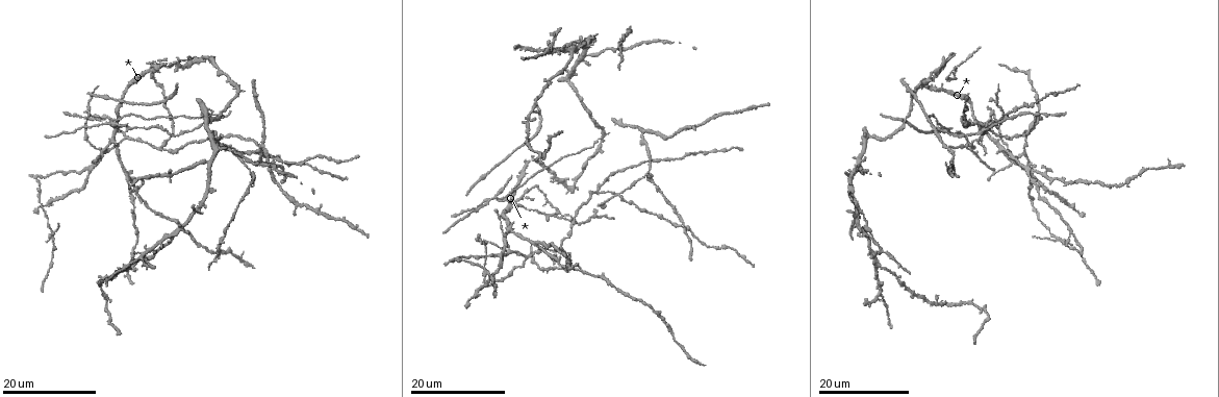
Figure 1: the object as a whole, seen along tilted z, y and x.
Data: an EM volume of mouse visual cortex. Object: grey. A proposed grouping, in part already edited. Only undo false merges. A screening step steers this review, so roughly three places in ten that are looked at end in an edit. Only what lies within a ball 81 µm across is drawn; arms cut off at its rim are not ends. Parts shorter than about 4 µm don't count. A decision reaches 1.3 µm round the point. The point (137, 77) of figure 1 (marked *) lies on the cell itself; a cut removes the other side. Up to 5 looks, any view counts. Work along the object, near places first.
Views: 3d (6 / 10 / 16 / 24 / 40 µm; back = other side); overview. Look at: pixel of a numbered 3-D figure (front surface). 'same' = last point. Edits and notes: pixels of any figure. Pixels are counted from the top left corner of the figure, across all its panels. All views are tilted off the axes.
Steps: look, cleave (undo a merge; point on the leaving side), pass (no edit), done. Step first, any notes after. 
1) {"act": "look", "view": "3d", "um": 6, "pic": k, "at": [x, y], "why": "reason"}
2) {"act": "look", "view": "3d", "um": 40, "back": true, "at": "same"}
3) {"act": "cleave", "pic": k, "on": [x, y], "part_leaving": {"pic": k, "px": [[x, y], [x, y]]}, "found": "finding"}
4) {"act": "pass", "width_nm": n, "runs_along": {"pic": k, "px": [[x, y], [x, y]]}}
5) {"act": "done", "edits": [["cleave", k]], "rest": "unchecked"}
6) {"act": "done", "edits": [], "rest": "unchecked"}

{"act": "look", "view": "3d", "um": 24, "pic": 1, "at": [966, 144], "why": "three-way junction"}

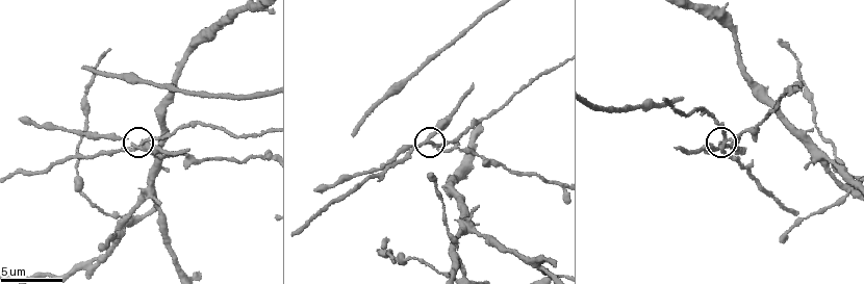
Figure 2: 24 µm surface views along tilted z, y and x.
{"act": "look", "view": "3d", "um": 10, "pic": 2, "at": [427, 136], "why": "closer look"}

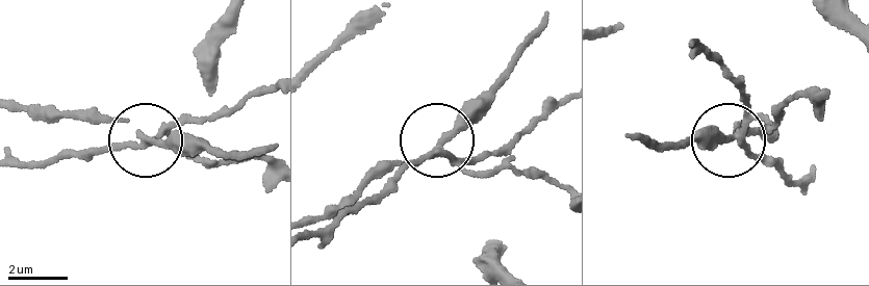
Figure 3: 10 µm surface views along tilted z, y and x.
{"act": "cleave", "pic": 3, "on": [181, 122], "part_leaving": {"pic": 3, "px": [[745, 134], [759, 119], [770, 126], [798, 93], [811, 94]]}, "found": "two cells meet here"}

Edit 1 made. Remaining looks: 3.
{"act": "look", "view": "overview"}

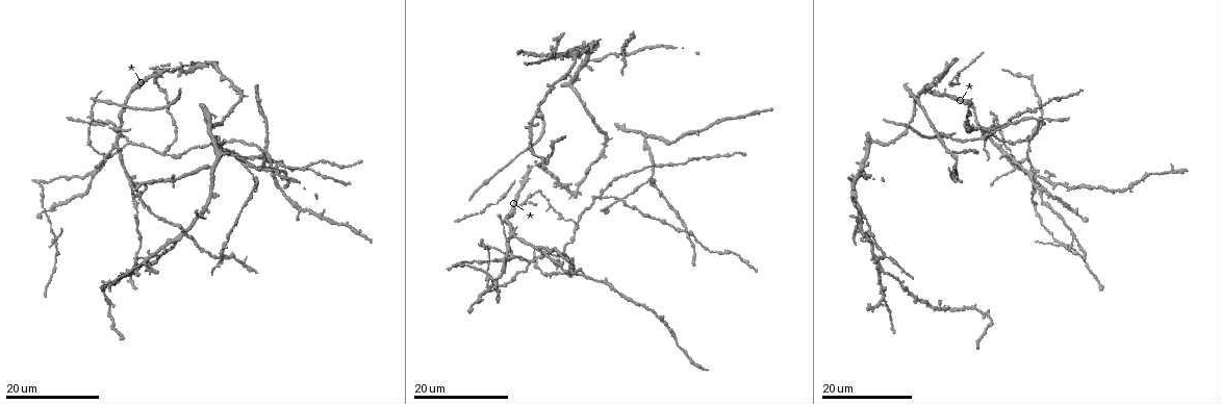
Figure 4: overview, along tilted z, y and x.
{"act": "look", "view": "3d", "um": 16, "pic": 4, "at": [619, 200]}

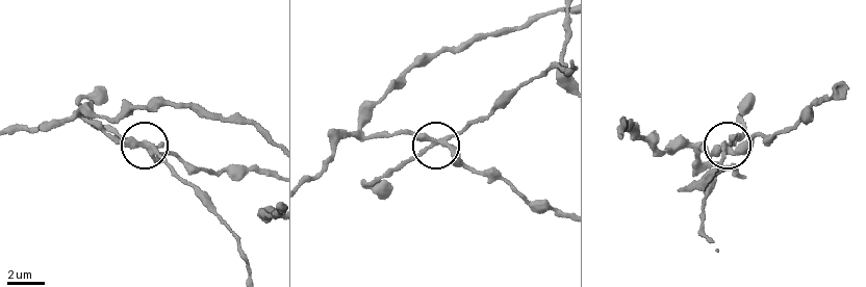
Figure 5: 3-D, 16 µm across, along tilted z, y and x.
{"act": "look", "view": "3d", "um": 6, "pic": 5, "at": [426, 147]}

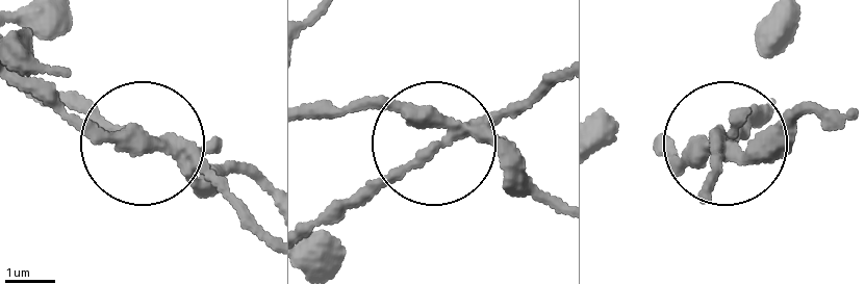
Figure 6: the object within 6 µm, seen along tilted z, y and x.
{"act": "cleave", "pic": 6, "on": [230, 198], "part_leaving": {"pic": 6, "px": [[182, 155], [270, 241]]}, "found": "two cells meet here"}

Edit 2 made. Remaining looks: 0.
{"act": "done", "edits": [["cleave", 3], ["cleave", 6]], "rest": "unchecked"}

